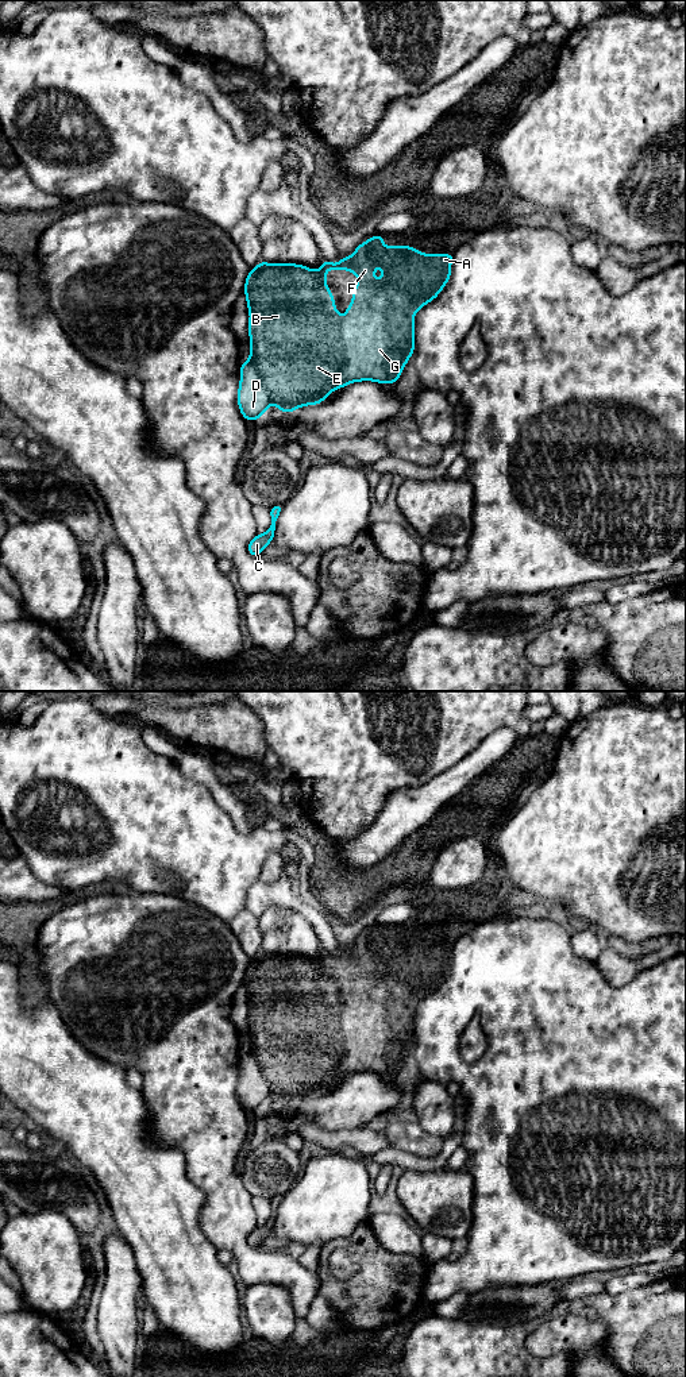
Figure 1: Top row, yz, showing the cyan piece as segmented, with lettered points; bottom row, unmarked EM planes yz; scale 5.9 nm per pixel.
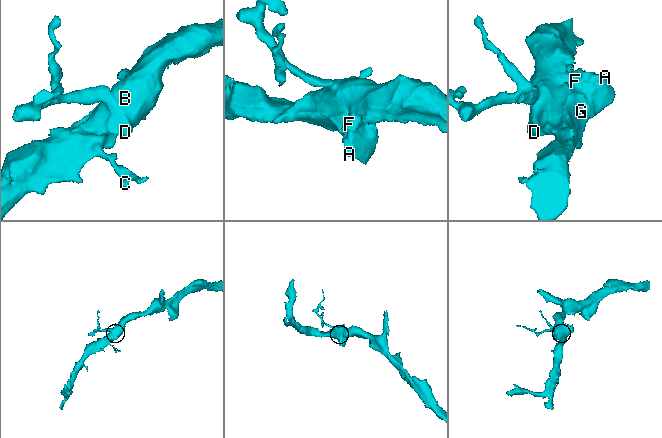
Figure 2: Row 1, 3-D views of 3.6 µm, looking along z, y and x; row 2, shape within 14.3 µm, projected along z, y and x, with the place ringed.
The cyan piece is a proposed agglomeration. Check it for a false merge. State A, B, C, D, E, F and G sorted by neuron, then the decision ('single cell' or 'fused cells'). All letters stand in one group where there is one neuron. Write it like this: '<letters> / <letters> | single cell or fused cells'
A B C E F G / D | fused cells

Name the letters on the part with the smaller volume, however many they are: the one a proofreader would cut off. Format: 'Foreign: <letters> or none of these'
Foreign: D

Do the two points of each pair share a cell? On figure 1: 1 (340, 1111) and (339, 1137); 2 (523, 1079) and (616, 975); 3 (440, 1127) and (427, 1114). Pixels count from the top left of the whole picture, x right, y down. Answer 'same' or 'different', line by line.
1: different
2: different
3: same

